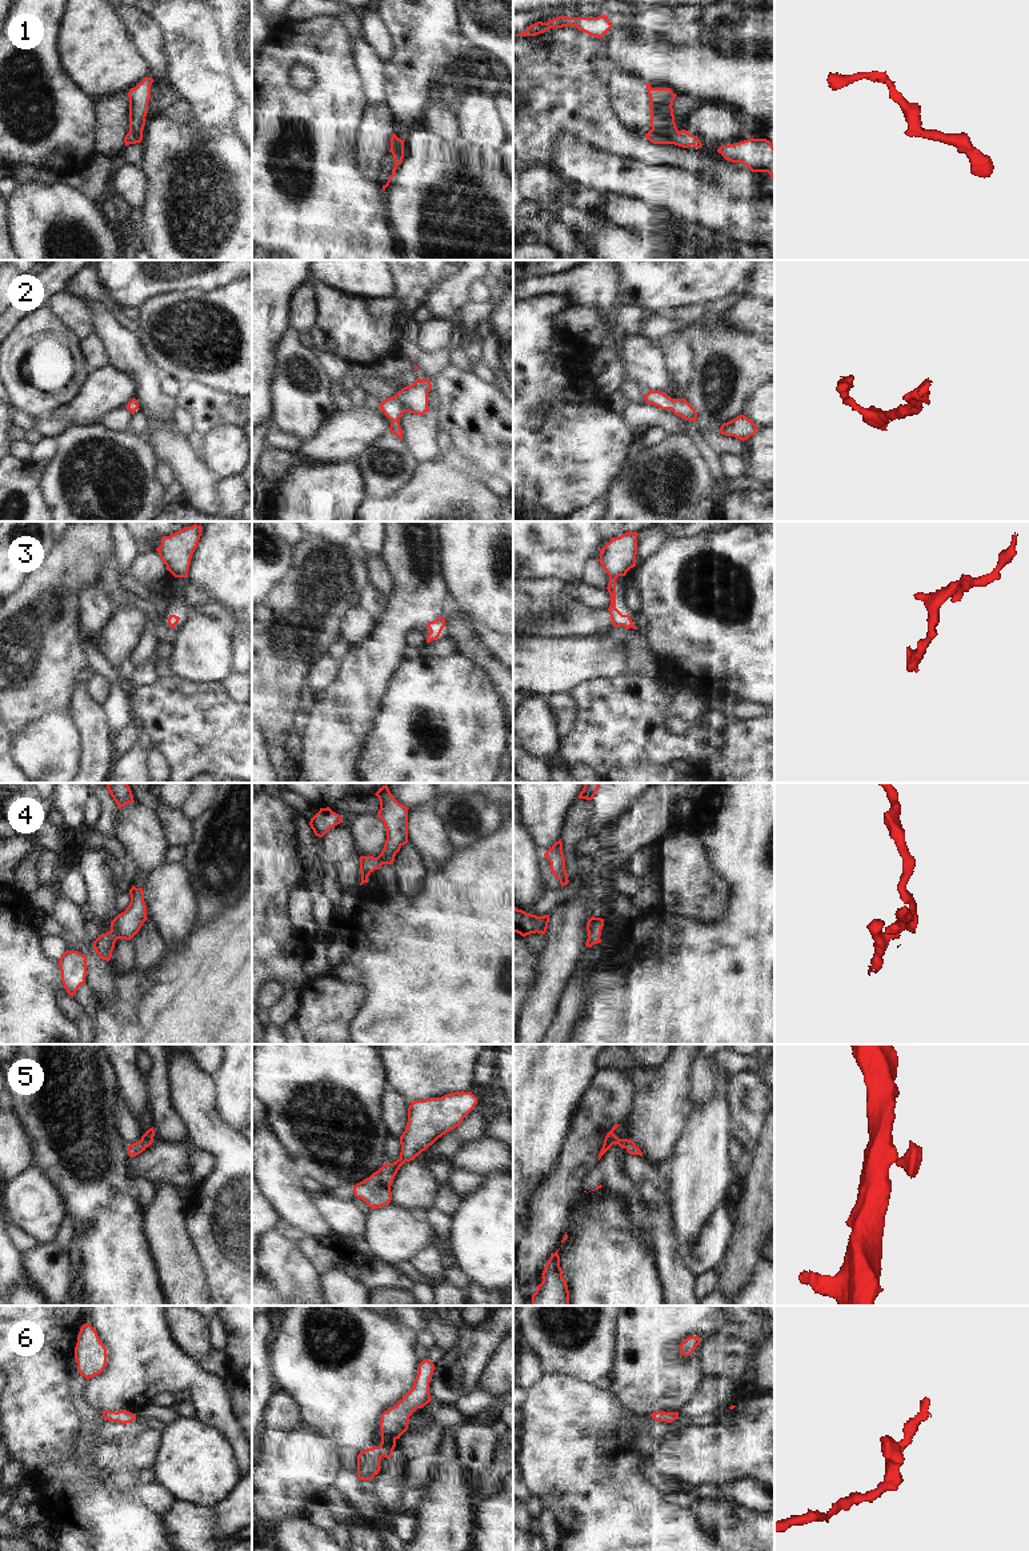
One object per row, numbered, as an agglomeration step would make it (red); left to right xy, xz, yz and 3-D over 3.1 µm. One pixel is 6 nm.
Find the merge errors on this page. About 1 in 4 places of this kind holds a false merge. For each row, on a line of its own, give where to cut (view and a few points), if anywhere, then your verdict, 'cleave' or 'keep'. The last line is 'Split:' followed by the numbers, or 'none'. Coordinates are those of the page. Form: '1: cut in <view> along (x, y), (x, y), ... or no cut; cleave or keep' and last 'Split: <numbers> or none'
1: no cut; keep
2: no cut; keep
3: no cut; keep
4: no cut; keep
5: no cut; keep
6: no cut; keep
Split: none

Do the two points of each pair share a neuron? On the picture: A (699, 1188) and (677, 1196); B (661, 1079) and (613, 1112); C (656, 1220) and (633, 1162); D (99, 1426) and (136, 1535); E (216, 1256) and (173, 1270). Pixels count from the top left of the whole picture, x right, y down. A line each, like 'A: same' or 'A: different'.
A: same
B: different
C: same
D: same
E: different

